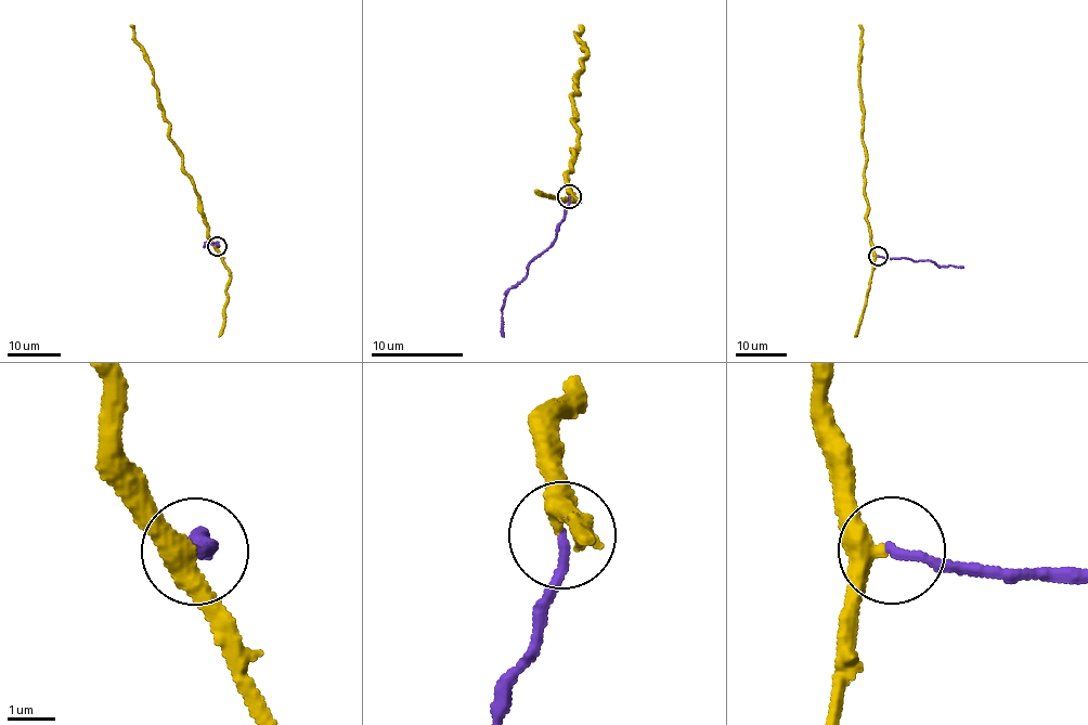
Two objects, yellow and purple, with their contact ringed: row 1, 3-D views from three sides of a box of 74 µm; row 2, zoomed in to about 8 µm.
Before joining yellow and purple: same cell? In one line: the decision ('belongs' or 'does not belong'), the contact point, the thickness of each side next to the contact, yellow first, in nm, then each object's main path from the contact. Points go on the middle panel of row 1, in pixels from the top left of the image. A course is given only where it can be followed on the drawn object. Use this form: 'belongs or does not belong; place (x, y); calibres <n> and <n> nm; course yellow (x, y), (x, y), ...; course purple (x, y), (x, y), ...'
belongs; place (569, 196); calibres 380 and 200 nm; course yellow (568, 196), (582, 133), (571, 96), (590, 52), (579, 24); course purple (570, 196), (555, 240), (529, 263), (525, 277), (507, 293), (501, 312), (503, 337)

